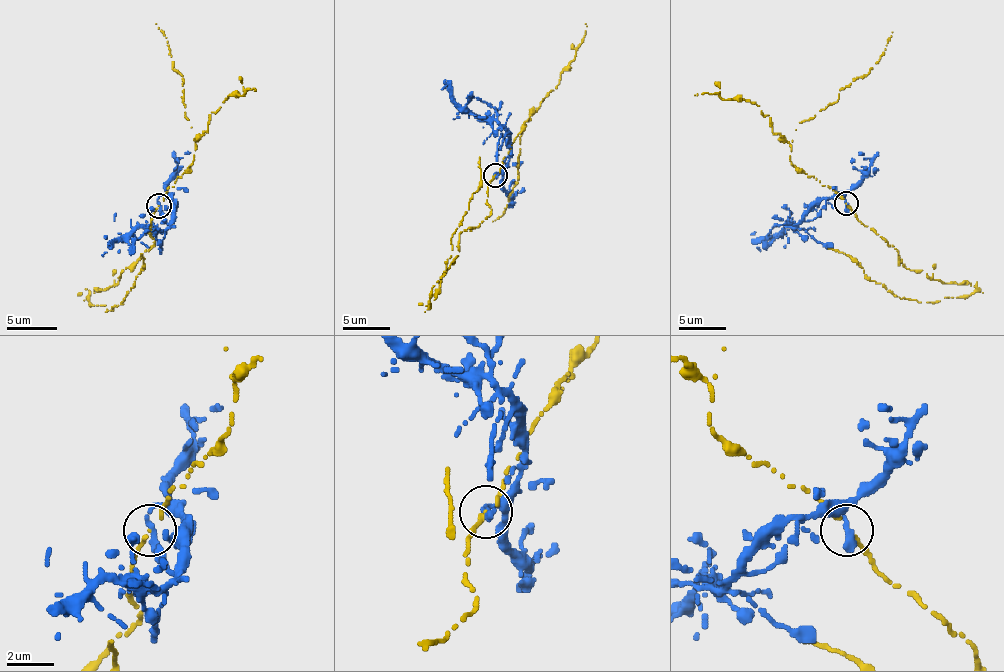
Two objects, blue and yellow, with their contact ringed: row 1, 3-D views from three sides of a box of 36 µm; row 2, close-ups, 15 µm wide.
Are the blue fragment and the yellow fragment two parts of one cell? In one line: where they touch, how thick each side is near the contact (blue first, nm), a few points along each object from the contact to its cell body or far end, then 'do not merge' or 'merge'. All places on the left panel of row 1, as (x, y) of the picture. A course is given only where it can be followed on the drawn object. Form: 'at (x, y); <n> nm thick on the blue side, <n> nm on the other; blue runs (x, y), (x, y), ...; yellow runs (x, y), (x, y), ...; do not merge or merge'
at (158, 205); 360 nm thick on the blue side, 140 nm on the other; blue runs (159, 205), (156, 200), (161, 195), (174, 200), (172, 222), (164, 230), (134, 228), (101, 255); yellow runs (159, 205), (149, 233), (154, 245), (91, 296), (91, 303), (113, 311), (141, 270), (141, 253); do not merge

